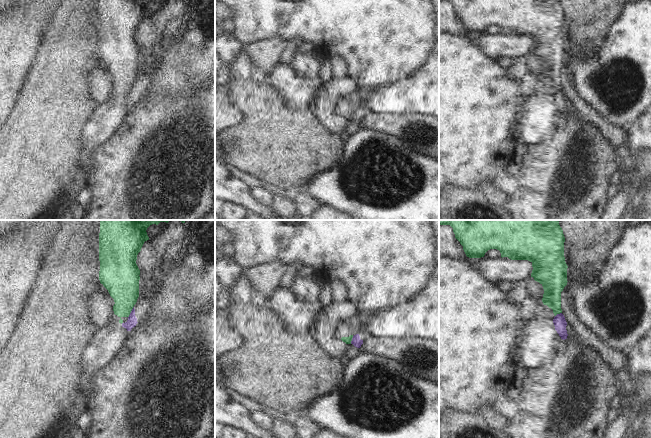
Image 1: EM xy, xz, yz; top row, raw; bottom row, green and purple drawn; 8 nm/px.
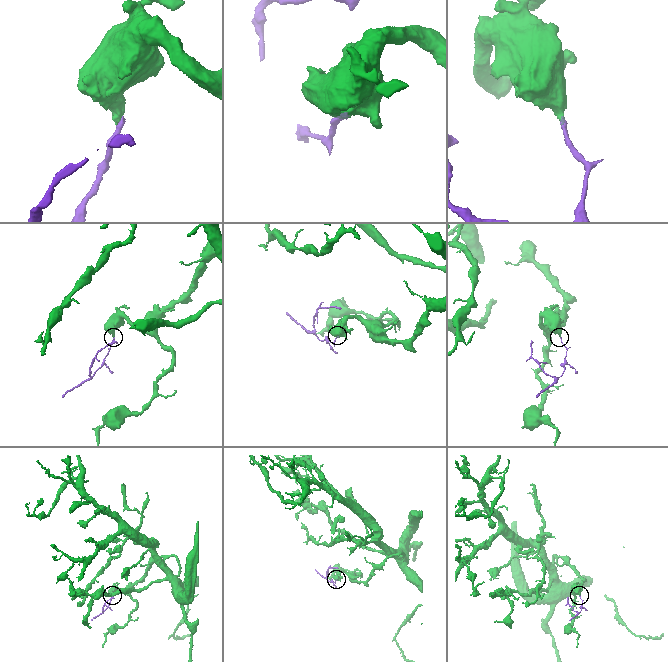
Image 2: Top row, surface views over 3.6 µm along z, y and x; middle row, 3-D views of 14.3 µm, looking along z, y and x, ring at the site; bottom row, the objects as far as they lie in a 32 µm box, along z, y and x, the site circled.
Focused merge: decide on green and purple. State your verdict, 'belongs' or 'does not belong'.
does not belong

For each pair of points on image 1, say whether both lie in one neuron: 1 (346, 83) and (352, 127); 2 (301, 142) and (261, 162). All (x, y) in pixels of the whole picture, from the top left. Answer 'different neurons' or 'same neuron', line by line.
1: different neurons
2: same neuron

